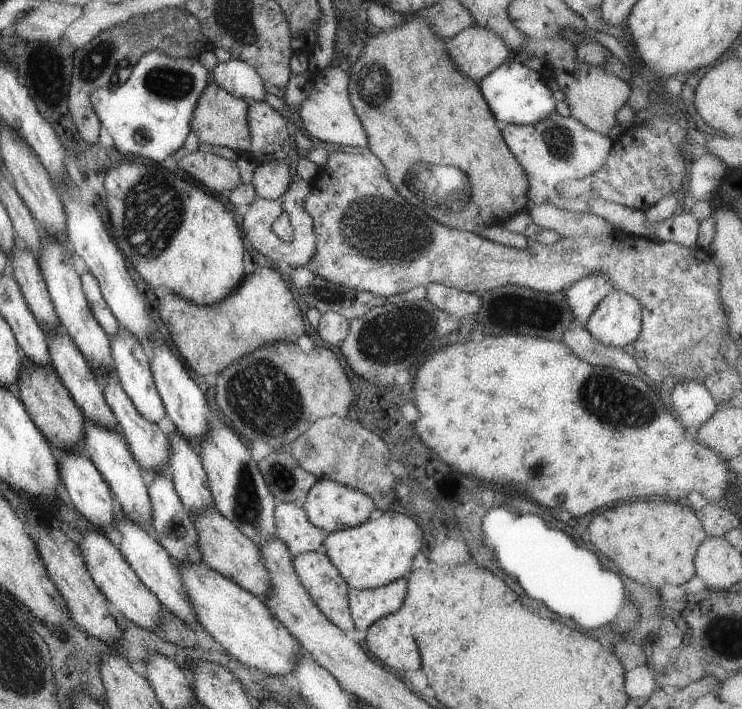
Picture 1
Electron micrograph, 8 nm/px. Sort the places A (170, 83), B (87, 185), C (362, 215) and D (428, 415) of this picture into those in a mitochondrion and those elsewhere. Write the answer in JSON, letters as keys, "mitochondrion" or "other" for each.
{"A":"mitochondrion","B":"other","C":"mitochondrion","D":"other"}

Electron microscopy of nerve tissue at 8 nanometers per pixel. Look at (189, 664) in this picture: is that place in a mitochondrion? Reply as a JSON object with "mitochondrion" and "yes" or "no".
{"mitochondrion":"no"}

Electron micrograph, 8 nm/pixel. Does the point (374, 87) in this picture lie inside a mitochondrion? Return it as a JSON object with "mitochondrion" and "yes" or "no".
{"mitochondrion":"yes"}

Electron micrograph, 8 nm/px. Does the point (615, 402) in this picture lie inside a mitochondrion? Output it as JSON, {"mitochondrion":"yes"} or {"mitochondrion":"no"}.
{"mitochondrion":"yes"}

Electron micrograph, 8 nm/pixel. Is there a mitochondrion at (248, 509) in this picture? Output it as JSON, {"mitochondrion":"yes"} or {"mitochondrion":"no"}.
{"mitochondrion":"yes"}

